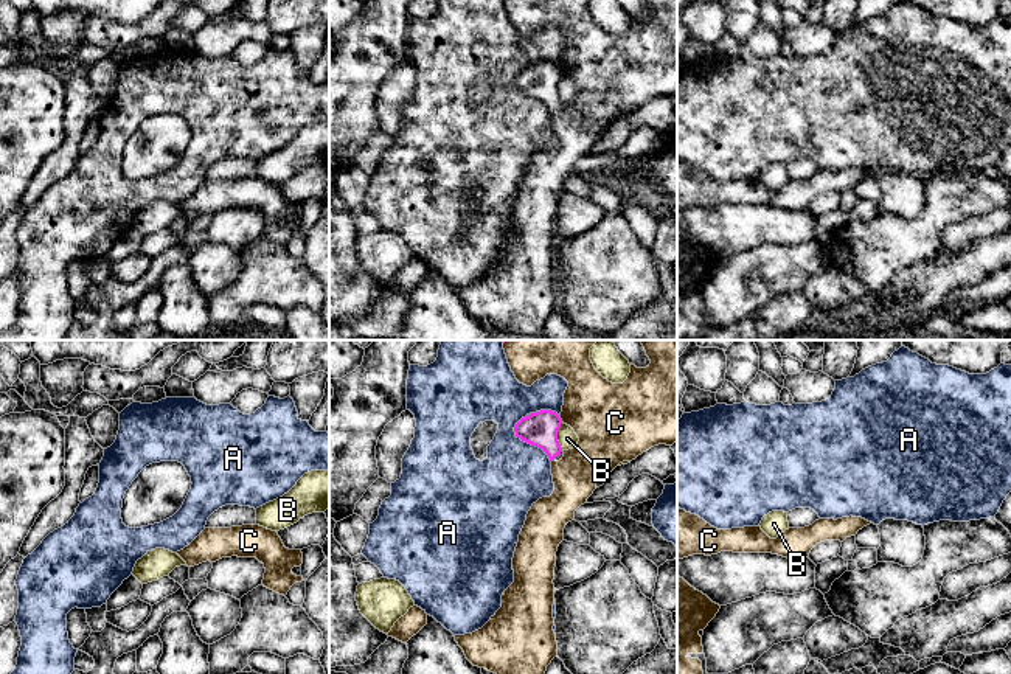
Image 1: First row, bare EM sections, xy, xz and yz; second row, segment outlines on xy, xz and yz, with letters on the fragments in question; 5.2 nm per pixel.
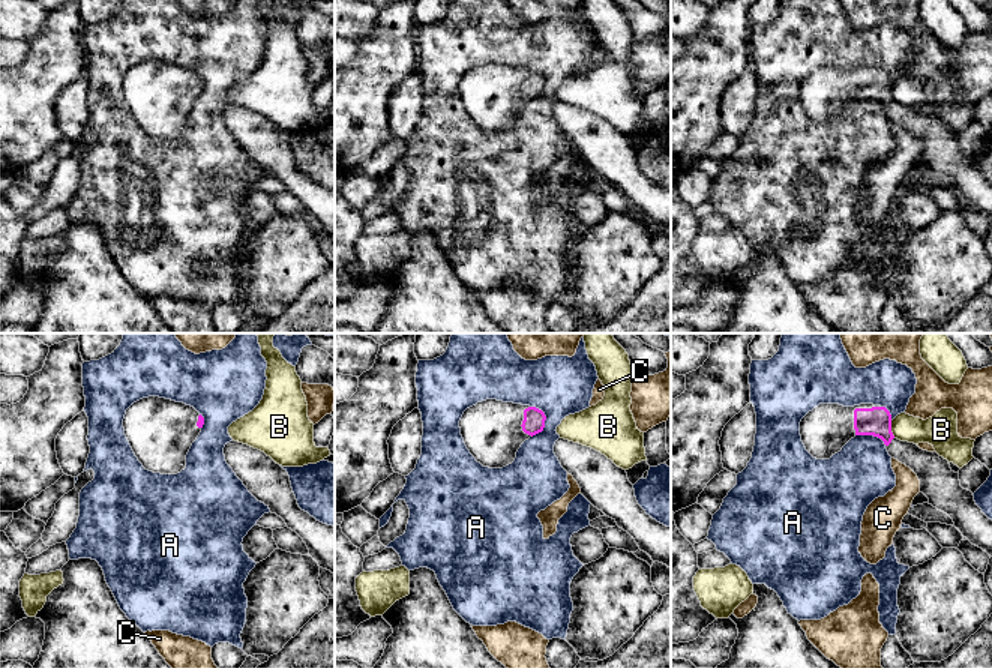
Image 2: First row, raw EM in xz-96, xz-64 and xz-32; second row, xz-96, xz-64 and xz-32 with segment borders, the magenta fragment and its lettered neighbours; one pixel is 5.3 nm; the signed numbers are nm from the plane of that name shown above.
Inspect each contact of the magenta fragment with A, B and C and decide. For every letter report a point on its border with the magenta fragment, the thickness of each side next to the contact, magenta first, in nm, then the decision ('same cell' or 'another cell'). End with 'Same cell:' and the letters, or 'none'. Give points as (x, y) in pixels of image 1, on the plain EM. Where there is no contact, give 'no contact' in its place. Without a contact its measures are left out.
A: xz (525, 93) | 180/340 nm | another cell
B: xz (556, 89) | 180/100 nm | another cell
C: xz (561, 72) | 180/380 nm | another cell
Same cell: none

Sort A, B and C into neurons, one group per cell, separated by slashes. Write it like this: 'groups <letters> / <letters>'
groups A / B / C

